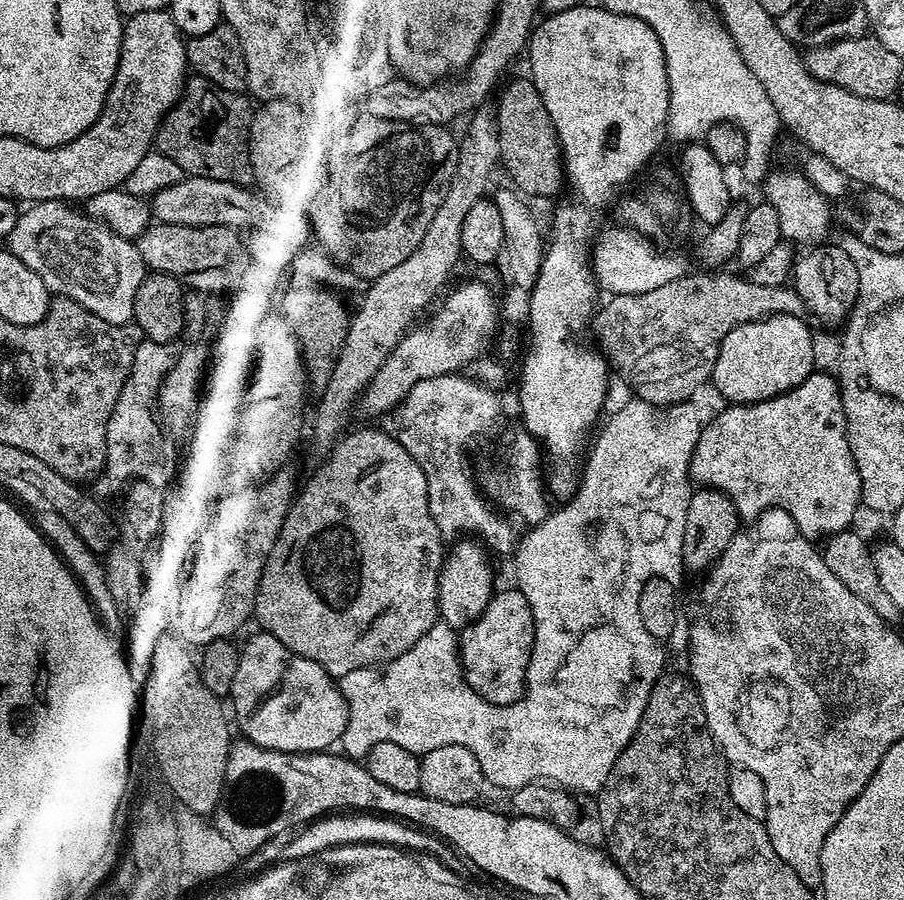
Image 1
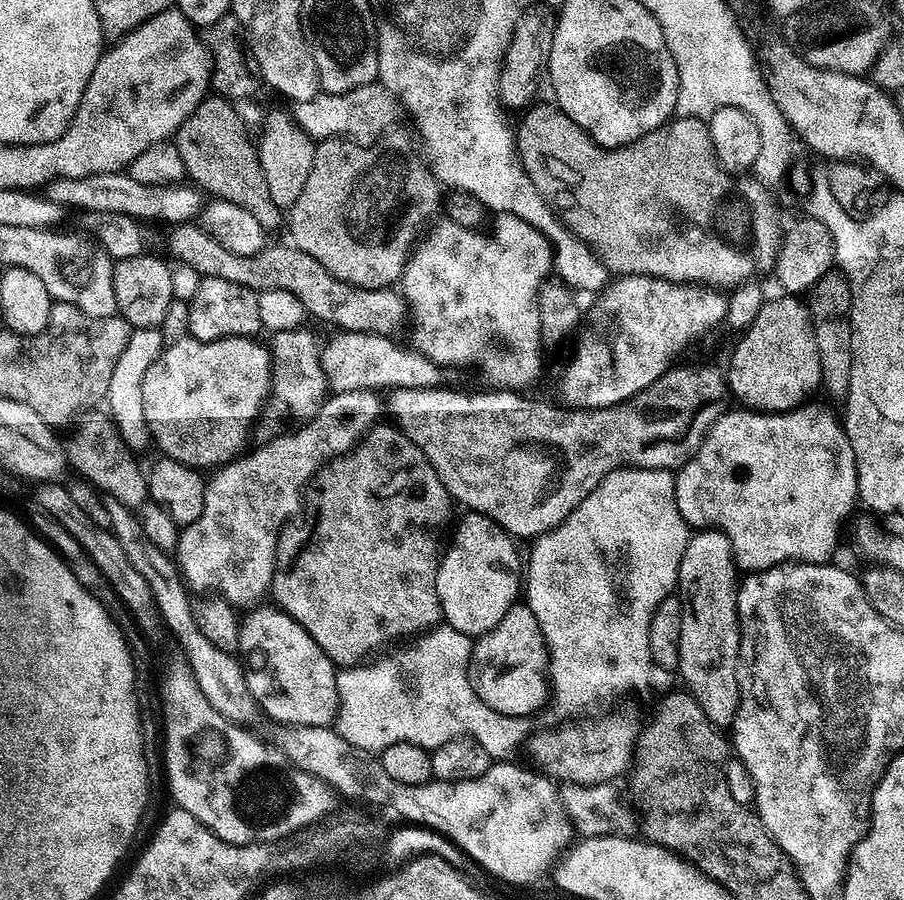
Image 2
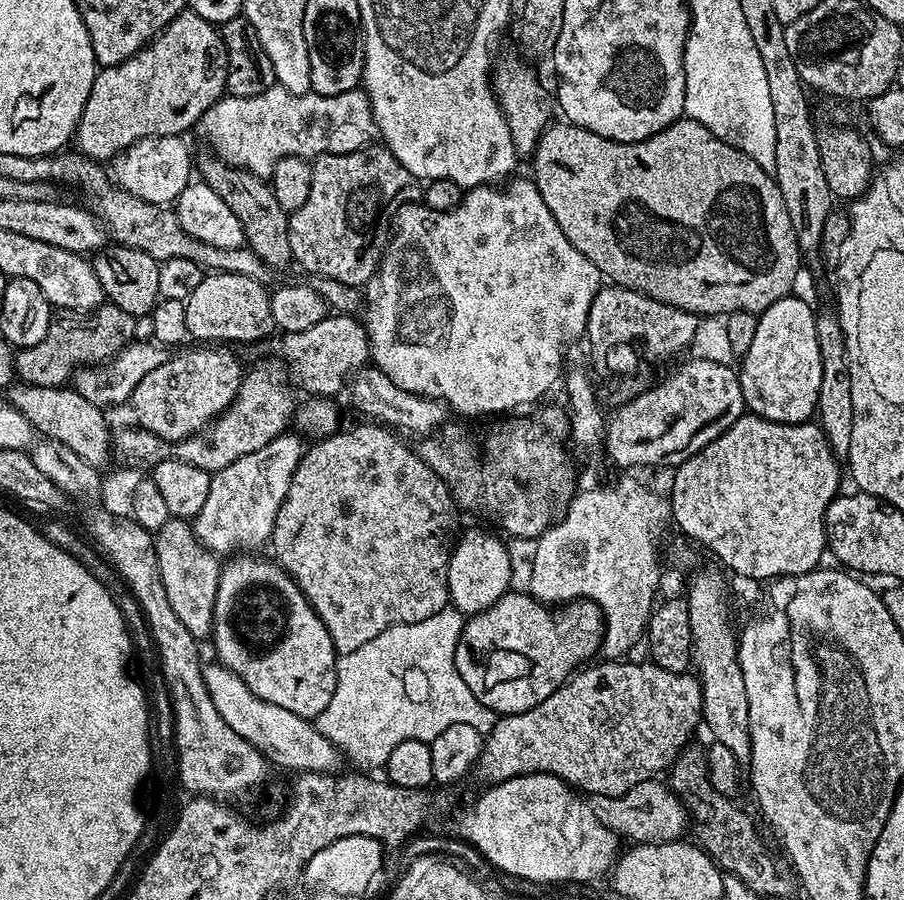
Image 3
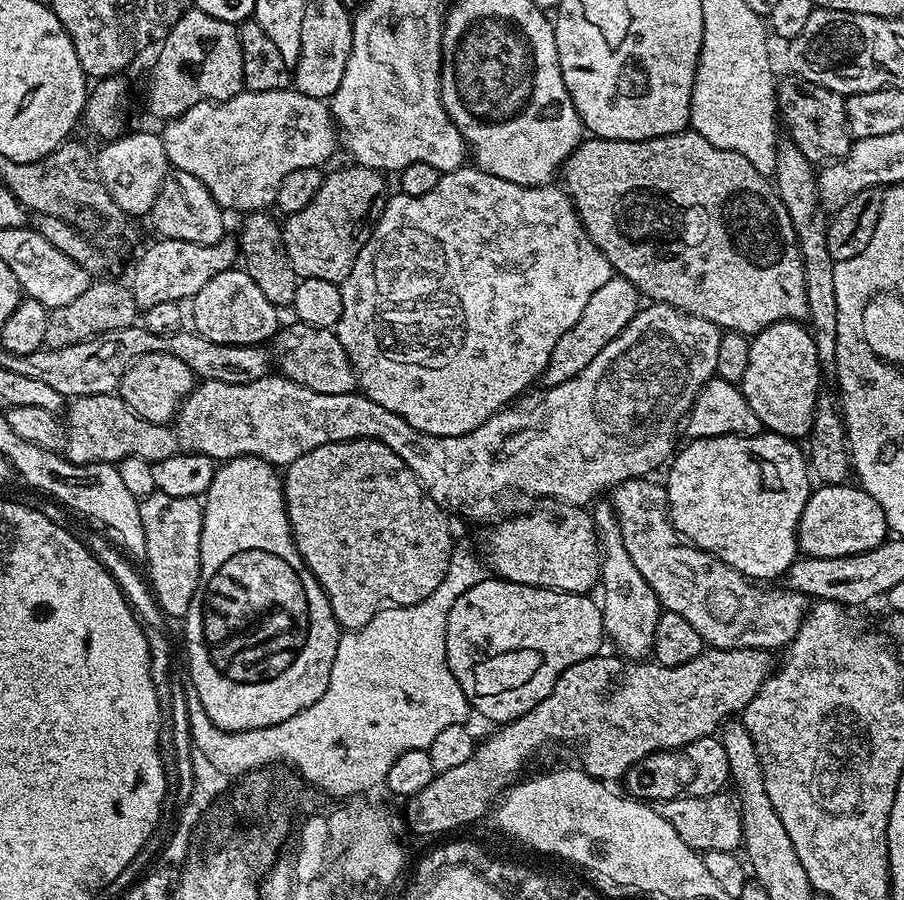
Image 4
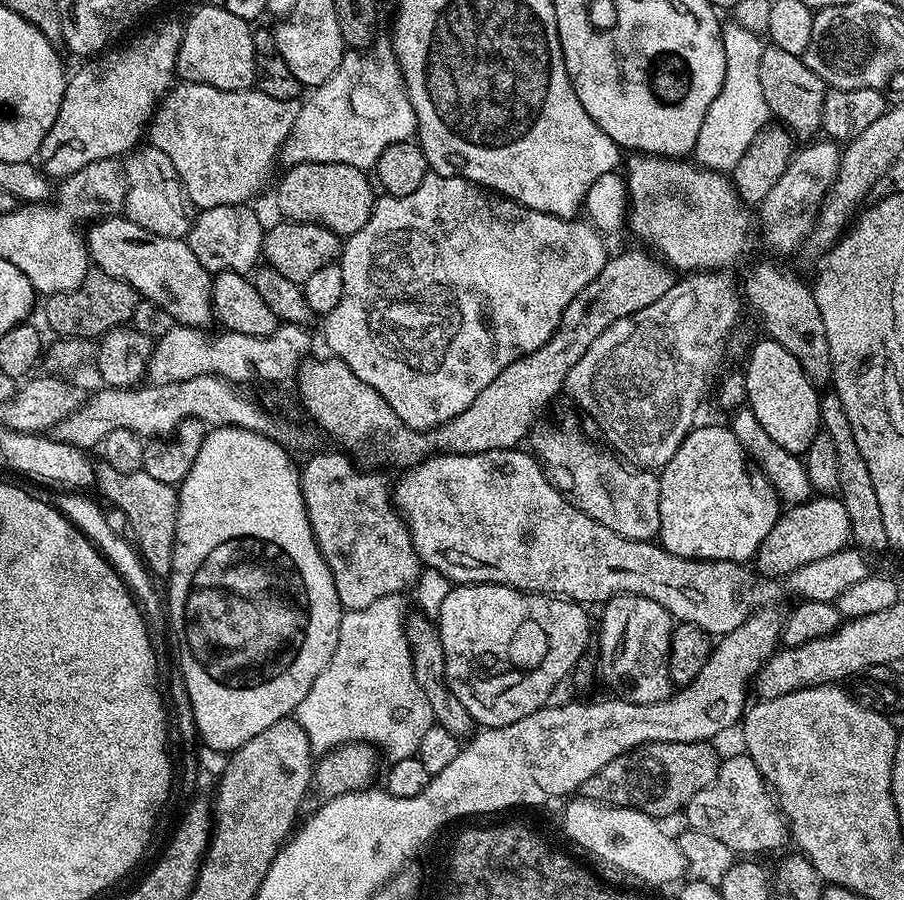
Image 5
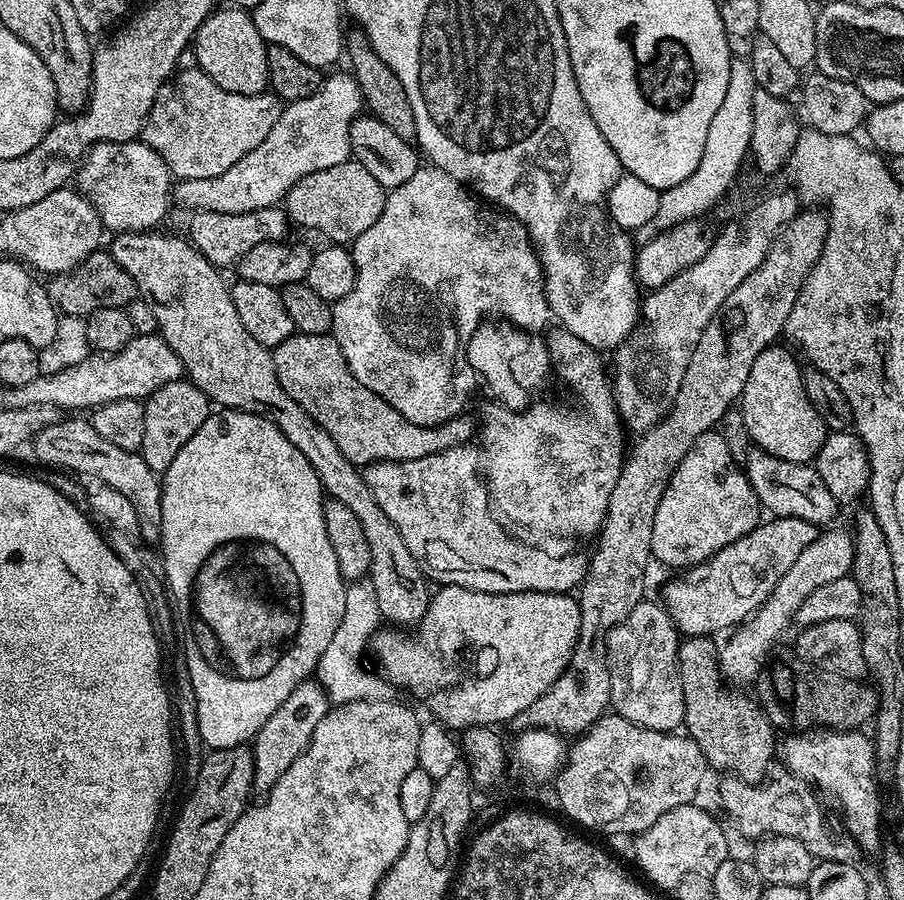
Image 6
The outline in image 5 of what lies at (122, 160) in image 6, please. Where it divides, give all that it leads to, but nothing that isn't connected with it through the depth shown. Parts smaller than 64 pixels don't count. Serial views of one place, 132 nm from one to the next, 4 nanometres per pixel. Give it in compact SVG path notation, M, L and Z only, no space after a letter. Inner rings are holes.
M140 146L123 161L127 177L127 192L122 203L122 212L135 222L137 228L154 236L169 236L175 240L187 237L194 226L193 217L188 217L189 201L184 187L174 170L174 162L162 154L162 150L151 146Z

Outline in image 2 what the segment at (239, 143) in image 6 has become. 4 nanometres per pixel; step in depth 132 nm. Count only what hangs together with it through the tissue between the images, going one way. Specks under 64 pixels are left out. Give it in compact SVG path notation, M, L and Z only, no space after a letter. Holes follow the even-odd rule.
M379 82L358 86L358 90L350 90L346 94L321 94L298 105L300 127L317 141L347 137L356 144L372 144L391 129L388 127L399 116L402 116L400 101L385 84Z

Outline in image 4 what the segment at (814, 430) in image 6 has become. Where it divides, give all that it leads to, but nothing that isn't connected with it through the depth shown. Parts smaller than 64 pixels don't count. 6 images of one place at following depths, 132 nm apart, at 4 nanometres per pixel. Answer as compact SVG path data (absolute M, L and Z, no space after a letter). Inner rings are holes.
M783 320L777 324L771 324L768 328L763 328L761 332L751 337L751 341L750 366L746 366L746 374L738 385L746 402L750 402L750 410L754 410L754 414L758 414L761 425L767 431L789 438L807 437L816 417L816 398L822 392L822 388L820 388L822 373L811 331L803 323Z

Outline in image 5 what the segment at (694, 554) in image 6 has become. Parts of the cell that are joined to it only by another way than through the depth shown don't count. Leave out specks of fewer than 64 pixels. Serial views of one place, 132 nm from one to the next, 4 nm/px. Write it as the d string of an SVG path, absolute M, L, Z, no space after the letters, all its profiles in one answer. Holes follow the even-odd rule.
M693 427L674 458L659 469L658 543L670 554L691 560L751 561L780 517L780 495L764 471L749 461L731 427L700 427Z

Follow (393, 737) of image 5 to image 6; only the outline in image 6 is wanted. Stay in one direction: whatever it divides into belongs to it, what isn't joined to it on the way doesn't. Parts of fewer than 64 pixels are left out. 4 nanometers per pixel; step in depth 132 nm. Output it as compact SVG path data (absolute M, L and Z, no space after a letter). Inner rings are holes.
M367 578L353 580L345 587L344 593L346 610L342 614L342 622L338 622L338 630L334 638L330 638L330 646L326 646L326 654L322 654L318 662L315 679L333 705L349 704L355 700L391 700L394 696L393 685L383 675L364 669L364 652L366 656L366 649L382 624L372 581Z

